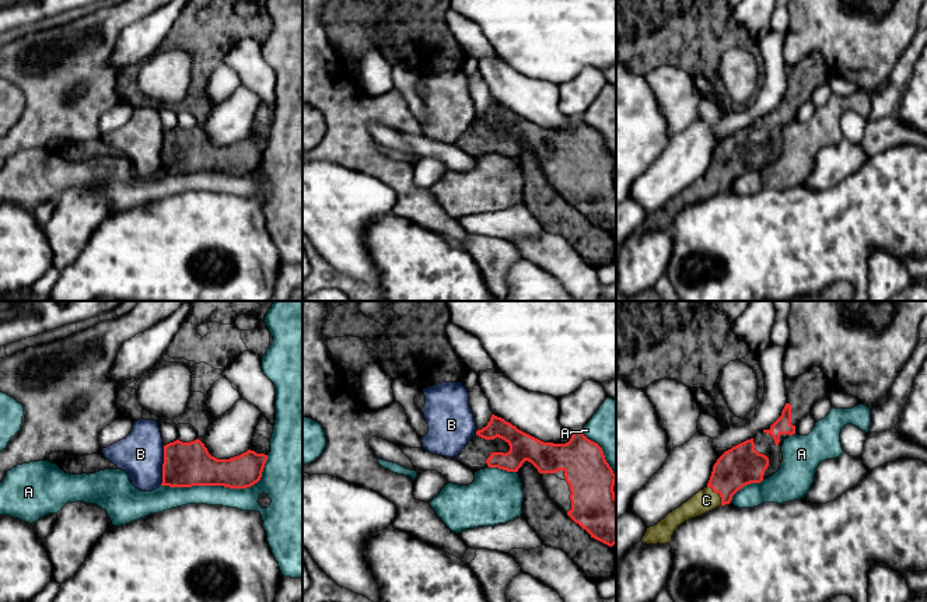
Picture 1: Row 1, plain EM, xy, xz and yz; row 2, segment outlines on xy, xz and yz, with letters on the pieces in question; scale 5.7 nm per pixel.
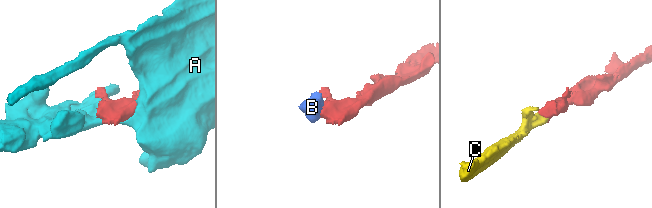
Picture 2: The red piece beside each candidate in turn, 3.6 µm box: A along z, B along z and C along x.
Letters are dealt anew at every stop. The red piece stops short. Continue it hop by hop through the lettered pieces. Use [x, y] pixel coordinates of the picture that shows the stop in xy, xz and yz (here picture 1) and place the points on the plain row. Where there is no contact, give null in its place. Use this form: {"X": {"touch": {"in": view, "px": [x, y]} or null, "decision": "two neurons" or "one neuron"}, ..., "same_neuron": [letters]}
{"A": {"touch": {"in": "xy", "px": [221, 171]}, "decision": "two neurons"}, "B": {"touch": {"in": "xy", "px": [163, 151]}, "decision": "two neurons"}, "C": {"touch": {"in": "yz", "px": [719, 179]}, "decision": "one neuron"}, "same_neuron": ["C"]}

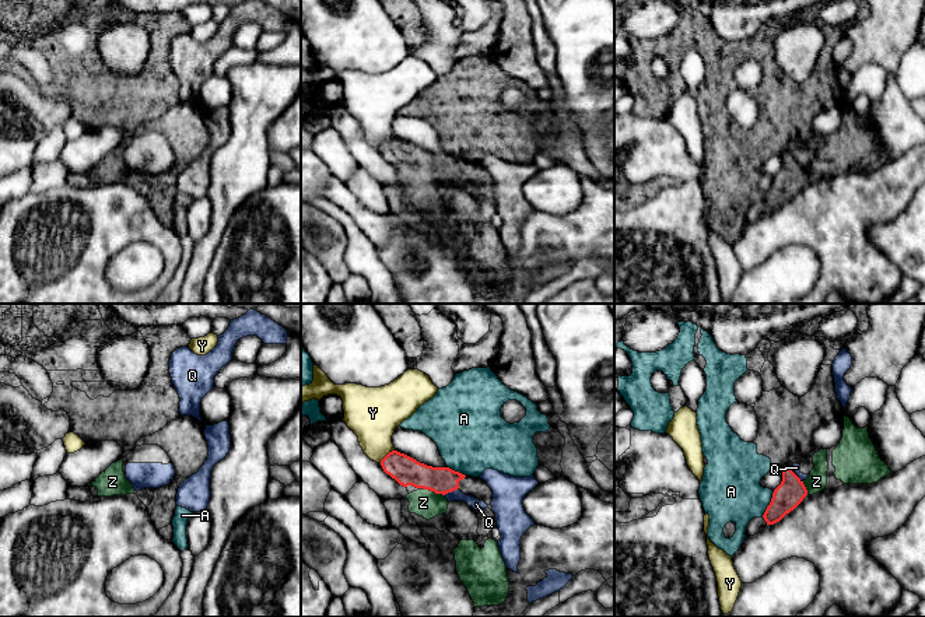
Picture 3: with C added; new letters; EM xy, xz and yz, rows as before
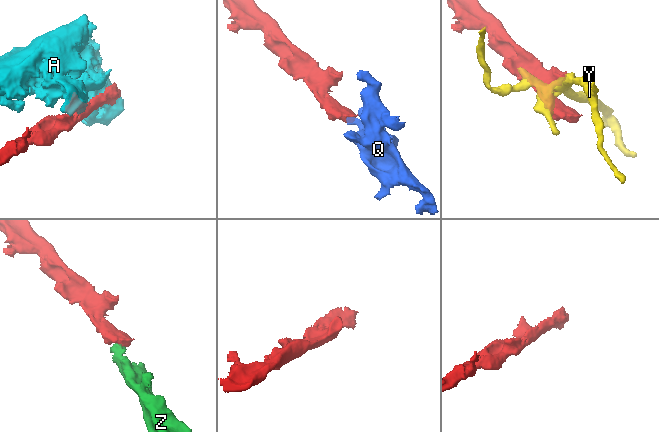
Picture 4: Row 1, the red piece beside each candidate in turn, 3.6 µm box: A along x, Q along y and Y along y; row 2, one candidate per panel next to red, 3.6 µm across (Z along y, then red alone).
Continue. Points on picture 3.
{"A": {"touch": {"in": "yz", "px": [770, 190]}, "decision": "two neurons"}, "Q": {"touch": {"in": "xz", "px": [451, 178]}, "decision": "two neurons"}, "Y": {"touch": {"in": "xz", "px": [385, 143]}, "decision": "two neurons"}, "Z": {"touch": {"in": "xz", "px": [434, 178]}, "decision": "one neuron"}, "same_neuron": ["Z"]}

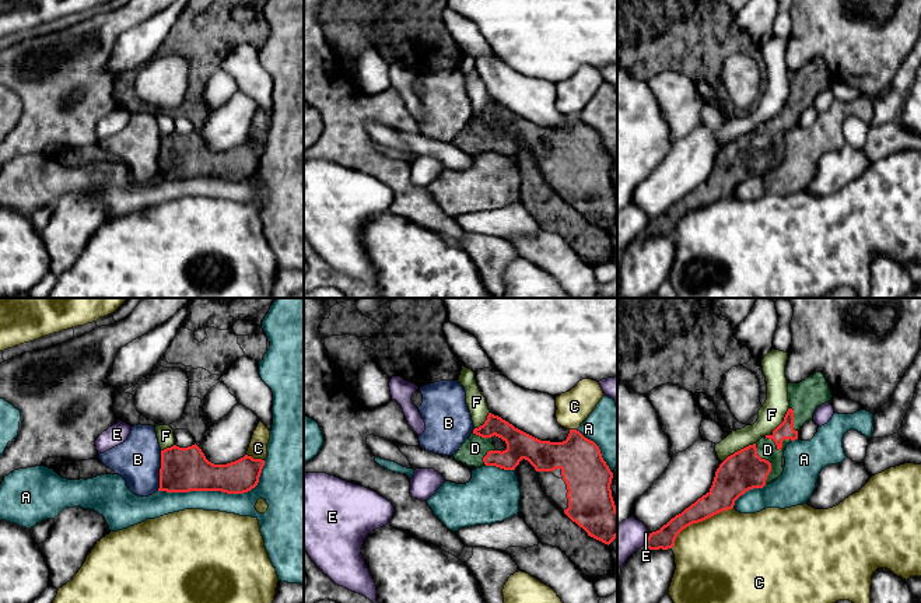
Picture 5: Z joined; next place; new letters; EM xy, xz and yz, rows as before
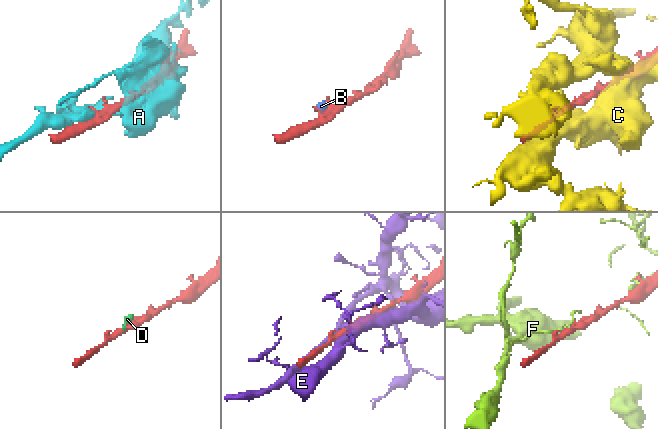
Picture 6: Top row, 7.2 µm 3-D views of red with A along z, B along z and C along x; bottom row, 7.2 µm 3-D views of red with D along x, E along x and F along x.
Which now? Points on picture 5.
{"A": {"touch": {"in": "xy", "px": [219, 176]}, "decision": "two neurons"}, "B": {"touch": {"in": "xy", "px": [160, 157]}, "decision": "two neurons"}, "C": {"touch": {"in": "yz", "px": [699, 207]}, "decision": "two neurons"}, "D": {"touch": {"in": "yz", "px": [770, 150]}, "decision": "one neuron"}, "E": {"touch": {"in": "yz", "px": [647, 227]}, "decision": "two neurons"}, "F": {"touch": {"in": "yz", "px": [738, 137]}, "decision": "two neurons"}, "same_neuron": ["D"]}

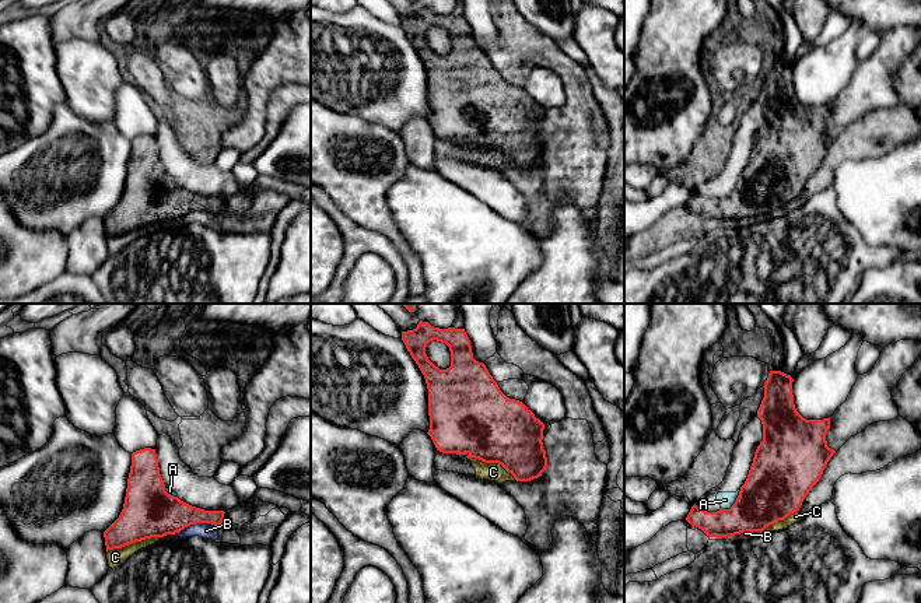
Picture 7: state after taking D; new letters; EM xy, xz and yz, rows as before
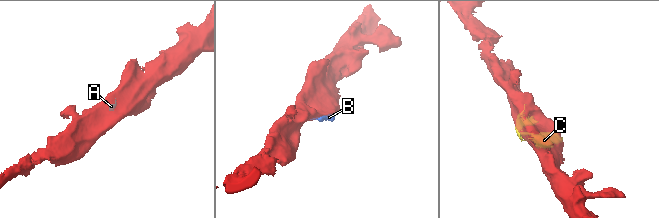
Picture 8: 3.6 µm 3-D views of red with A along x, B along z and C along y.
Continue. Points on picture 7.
{"A": {"touch": {"in": "yz", "px": [735, 189]}, "decision": "two neurons"}, "B": {"touch": {"in": "xy", "px": [196, 209]}, "decision": "two neurons"}, "C": {"touch": {"in": "xz", "px": [493, 149]}, "decision": "two neurons"}, "same_neuron": []}

